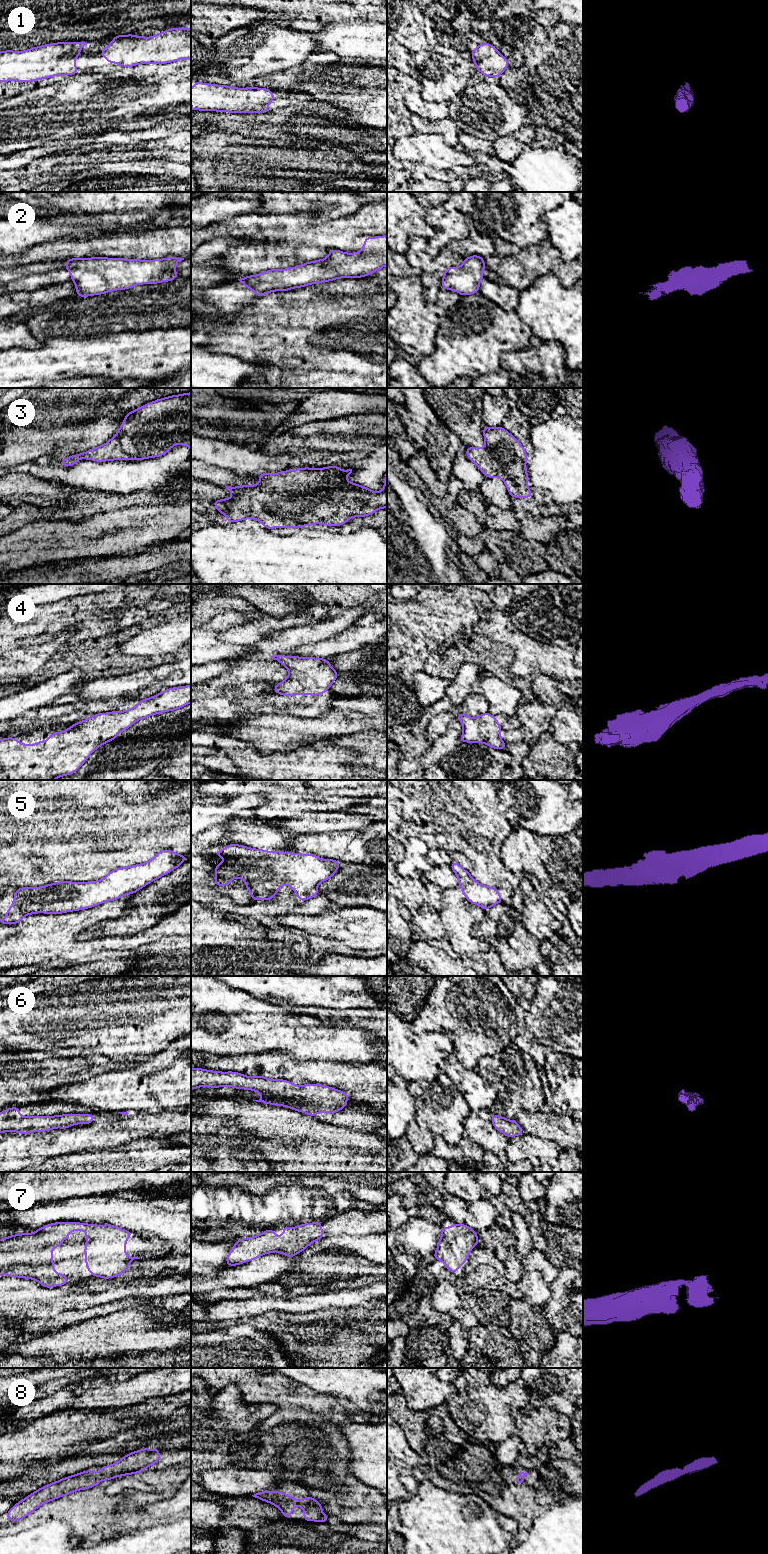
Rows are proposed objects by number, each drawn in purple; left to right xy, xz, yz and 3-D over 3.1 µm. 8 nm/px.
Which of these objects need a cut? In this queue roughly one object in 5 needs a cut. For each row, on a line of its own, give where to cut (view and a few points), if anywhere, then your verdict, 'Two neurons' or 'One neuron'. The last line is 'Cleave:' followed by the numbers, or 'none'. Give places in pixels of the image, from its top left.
1: No split. One neuron
2: No split. One neuron
3: No split. One neuron
4: No split. One neuron
5: No split. One neuron
6: No split. One neuron
7: No split. One neuron
8: No split. One neuron
Cleave: none

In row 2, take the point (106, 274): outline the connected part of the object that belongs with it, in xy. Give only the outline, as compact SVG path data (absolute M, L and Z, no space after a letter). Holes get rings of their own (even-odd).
M167 257L156 260L124 258L72 258L64 269L71 274L78 297L125 290L135 285L169 282L179 277L174 266L184 260Z

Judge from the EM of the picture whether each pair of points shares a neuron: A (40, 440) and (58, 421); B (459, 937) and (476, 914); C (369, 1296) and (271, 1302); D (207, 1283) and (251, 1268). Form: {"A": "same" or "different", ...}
{"A": "same", "B": "same", "C": "same", "D": "same"}

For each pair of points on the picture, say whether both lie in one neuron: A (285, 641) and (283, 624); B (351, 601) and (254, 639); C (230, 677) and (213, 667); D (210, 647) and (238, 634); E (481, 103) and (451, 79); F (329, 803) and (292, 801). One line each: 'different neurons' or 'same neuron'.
A: same neuron
B: same neuron
C: different neurons
D: different neurons
E: different neurons
F: same neuron

